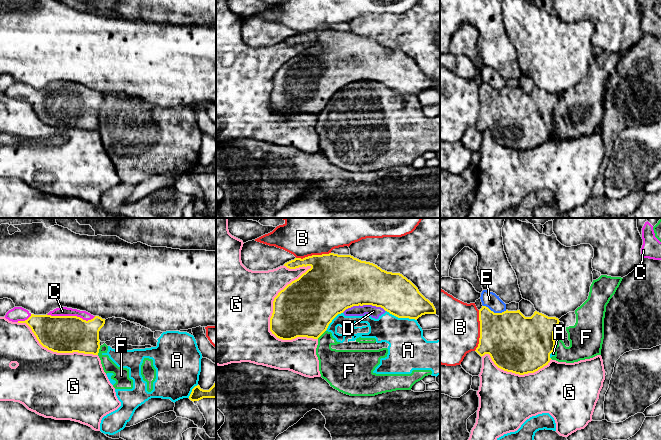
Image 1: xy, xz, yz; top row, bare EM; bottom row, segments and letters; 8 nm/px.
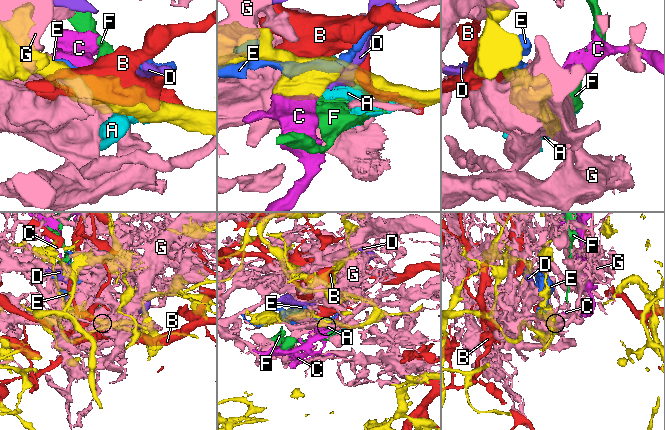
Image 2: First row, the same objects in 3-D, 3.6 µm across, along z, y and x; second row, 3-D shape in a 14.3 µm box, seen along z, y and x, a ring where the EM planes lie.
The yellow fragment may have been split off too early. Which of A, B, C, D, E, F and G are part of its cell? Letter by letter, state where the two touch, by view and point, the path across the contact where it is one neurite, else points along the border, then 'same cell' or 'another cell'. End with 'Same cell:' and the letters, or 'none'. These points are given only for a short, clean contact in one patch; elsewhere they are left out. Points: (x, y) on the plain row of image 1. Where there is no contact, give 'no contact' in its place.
A: meets yellow in xz at (401, 93); another cell
B: meets yellow in yz at (480, 106); another cell
C: meets yellow in xy at (71, 92); same cell
D: meets yellow in xz at (363, 80); another cell
E: meets yellow in yz at (495, 89); another cell
F: meets yellow in xy at (98, 126); another cell
G: meets yellow in xz at (274, 75); another cell
Same cell: C

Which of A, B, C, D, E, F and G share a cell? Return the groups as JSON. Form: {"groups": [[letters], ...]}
{"groups": [["A", "D", "F"], ["B"], ["C"], ["E"], ["G"]]}

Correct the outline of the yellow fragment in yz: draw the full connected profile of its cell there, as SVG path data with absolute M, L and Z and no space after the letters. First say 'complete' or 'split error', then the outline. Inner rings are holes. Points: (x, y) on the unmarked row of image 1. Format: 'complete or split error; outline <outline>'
complete; outline M482 82L479 97L480 114L475 127L481 133L489 130L498 144L524 151L550 138L558 94L537 87L531 93L525 93L520 86L494 89Z

